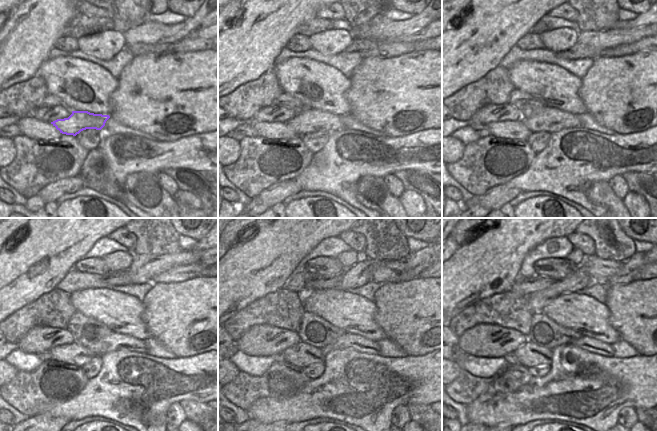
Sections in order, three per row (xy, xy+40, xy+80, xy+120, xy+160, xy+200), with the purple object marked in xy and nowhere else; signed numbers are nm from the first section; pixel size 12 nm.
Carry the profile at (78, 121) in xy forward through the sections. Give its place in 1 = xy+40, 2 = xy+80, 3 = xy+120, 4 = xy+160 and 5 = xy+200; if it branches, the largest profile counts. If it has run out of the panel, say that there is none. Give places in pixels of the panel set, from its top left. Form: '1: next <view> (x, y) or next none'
1: next xy+40 (311, 121)
2: next xy+80 (550, 121)
3: next xy+120 (105, 345)
4: next xy+160 (358, 343)
5: next xy+200 (591, 345)

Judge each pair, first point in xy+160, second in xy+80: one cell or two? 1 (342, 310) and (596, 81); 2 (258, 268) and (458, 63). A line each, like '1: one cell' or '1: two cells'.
1: two cells
2: one cell

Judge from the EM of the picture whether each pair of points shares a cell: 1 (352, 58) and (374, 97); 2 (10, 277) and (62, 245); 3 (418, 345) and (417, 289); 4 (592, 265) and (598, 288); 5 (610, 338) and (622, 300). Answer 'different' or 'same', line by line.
1: different
2: same
3: same
4: different
5: different

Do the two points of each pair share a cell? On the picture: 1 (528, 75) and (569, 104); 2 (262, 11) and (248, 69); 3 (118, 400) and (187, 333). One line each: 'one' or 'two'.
1: one
2: one
3: two

